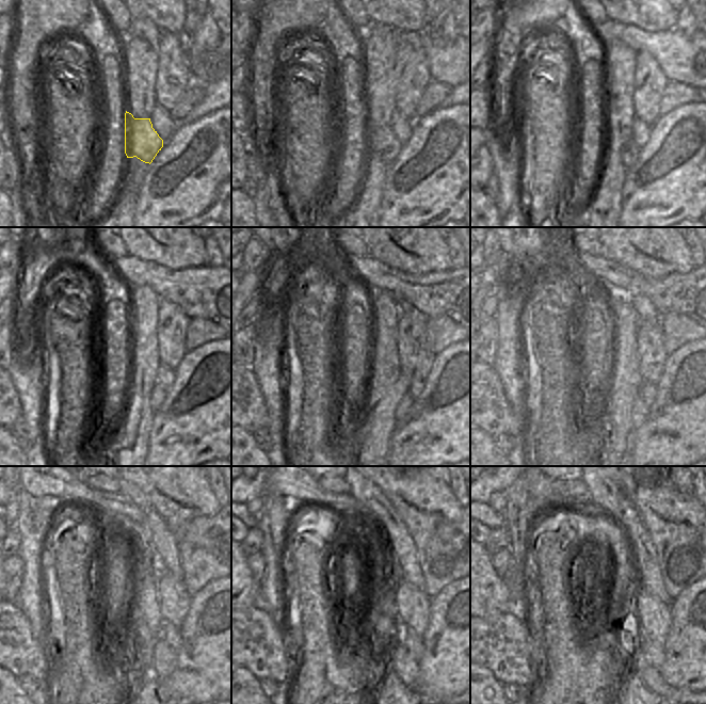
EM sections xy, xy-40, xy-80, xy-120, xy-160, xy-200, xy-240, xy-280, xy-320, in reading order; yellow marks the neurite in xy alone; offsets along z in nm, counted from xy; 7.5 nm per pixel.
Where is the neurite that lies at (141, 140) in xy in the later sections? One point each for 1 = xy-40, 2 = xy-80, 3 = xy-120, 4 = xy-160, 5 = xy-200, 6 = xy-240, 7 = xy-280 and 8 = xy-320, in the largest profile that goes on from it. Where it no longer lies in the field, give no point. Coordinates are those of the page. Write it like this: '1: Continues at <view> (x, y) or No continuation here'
1: Continues at xy-40 (382, 141)
2: Continues at xy-80 (629, 153)
3: Continues at xy-120 (158, 394)
4: Continues at xy-160 (404, 403)
5: Continues at xy-200 (640, 411)
6: Continues at xy-240 (163, 657)
7: Continues at xy-280 (402, 665)
8: Continues at xy-320 (651, 677).

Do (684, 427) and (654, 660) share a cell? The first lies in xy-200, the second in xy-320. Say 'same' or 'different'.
different

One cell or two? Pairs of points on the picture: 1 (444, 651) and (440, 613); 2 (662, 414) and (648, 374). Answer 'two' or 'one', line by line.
1: one
2: two

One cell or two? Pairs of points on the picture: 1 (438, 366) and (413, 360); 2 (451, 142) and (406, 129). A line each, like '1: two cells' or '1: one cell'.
1: two cells
2: two cells

